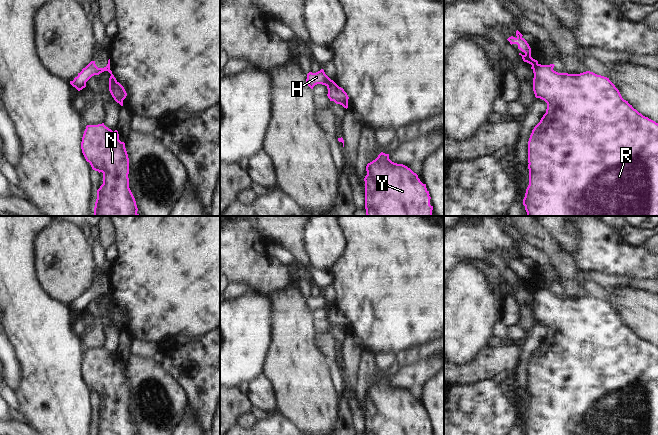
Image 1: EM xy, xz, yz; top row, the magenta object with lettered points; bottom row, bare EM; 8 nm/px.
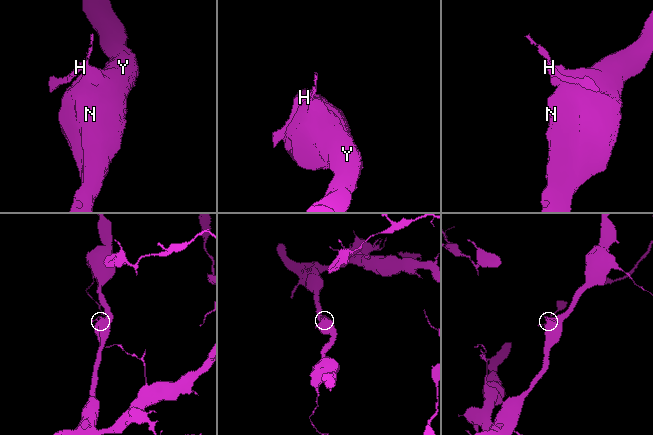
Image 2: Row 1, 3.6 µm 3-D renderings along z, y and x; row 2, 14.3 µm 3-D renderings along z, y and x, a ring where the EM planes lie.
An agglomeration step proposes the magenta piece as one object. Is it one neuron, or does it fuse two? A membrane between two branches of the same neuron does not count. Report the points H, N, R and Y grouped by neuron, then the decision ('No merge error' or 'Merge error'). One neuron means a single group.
Groups: H / N R Y. Merge error

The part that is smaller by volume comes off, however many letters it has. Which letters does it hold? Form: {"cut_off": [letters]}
{"cut_off": ["H"]}

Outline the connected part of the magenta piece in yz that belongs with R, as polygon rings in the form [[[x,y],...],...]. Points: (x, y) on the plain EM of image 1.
[[[554,288],[541,289],[533,293],[533,315],[536,322],[540,322],[547,327],[546,337],[541,342],[540,346],[534,351],[528,365],[528,393],[529,393],[529,409],[526,413],[523,429],[526,435],[658,435],[658,347],[643,340],[636,333],[624,324],[609,302],[597,299],[593,296],[586,295],[580,298],[558,297],[553,294]]]

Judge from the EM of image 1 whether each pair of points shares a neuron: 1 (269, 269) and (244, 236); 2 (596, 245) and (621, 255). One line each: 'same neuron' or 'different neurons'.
1: same neuron
2: same neuron

